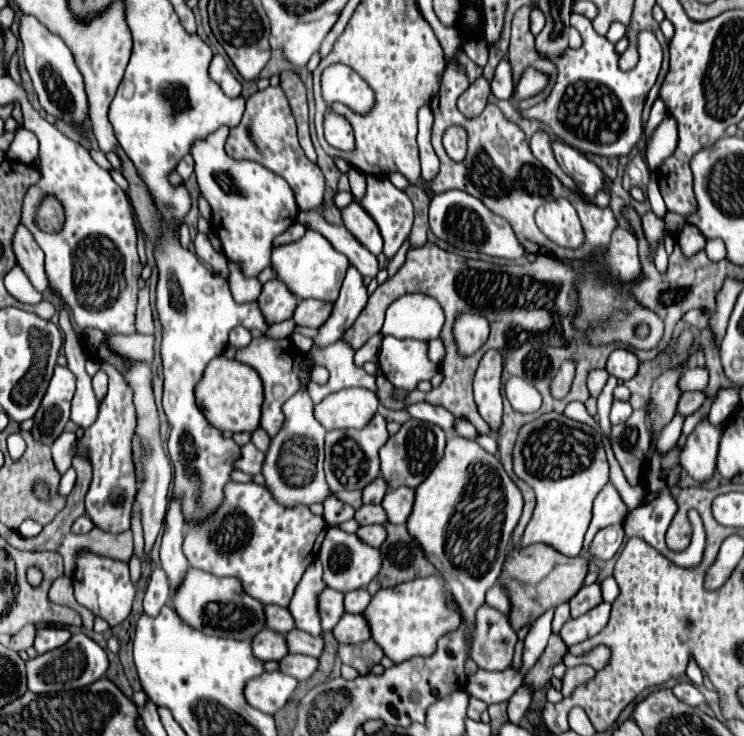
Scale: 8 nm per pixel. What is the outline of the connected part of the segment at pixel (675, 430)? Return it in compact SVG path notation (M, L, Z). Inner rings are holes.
M676 414L676 416L672 418L672 422L662 428L660 438L658 438L658 442L656 442L656 448L662 450L662 452L670 450L670 448L678 442L678 438L680 438L680 434L682 434L682 424L684 424L684 418L682 418L680 414Z

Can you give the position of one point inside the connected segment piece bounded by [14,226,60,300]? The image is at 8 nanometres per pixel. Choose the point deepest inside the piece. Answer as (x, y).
(30, 259)

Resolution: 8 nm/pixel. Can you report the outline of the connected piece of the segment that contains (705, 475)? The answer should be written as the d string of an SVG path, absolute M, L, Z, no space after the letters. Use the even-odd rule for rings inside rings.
M702 420L686 440L680 464L698 484L712 480L716 472L720 436L720 426L712 426L708 420Z

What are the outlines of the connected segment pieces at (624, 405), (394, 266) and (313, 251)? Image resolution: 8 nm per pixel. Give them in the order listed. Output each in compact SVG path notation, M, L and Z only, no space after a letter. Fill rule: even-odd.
M614 402L612 404L612 412L610 412L610 422L612 424L624 424L624 420L628 420L628 416L632 414L632 406L628 402Z
M402 246L402 250L390 260L390 264L388 264L388 278L392 278L394 276L394 272L398 272L400 268L402 268L402 264L404 264L404 260L406 260L406 250L408 250L408 246Z
M306 230L306 234L292 242L284 244L272 250L272 268L276 270L278 278L288 284L288 288L300 298L318 298L318 300L336 300L346 268L348 268L348 258L340 252L336 252L320 232Z

